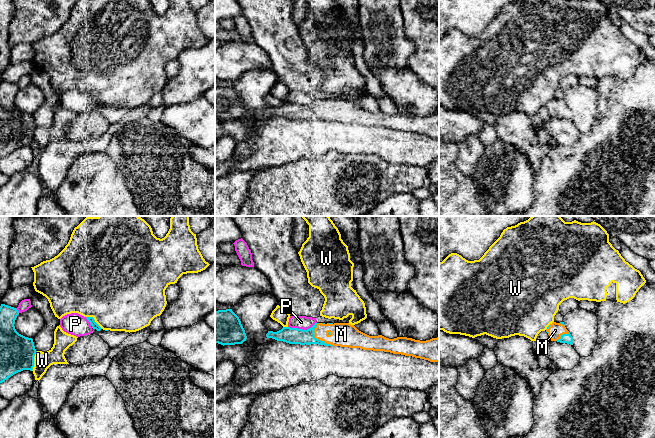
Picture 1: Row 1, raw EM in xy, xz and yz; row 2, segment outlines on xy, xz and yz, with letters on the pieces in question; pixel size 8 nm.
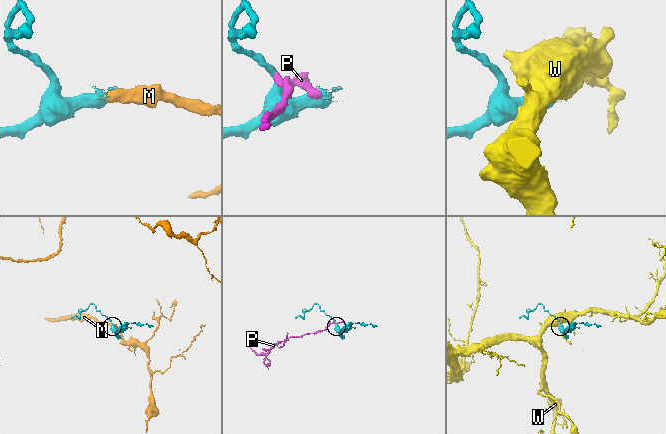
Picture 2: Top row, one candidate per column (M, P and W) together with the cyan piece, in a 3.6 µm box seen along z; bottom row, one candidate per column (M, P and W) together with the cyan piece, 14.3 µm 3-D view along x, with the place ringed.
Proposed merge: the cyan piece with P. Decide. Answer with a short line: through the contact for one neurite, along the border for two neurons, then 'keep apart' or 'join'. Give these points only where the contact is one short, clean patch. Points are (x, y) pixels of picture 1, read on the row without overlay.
keep apart

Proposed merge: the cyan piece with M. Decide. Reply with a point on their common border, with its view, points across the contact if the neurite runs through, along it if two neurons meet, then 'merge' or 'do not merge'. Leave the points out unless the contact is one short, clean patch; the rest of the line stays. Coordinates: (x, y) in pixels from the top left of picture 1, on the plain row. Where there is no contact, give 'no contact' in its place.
xz (317, 115) | merge

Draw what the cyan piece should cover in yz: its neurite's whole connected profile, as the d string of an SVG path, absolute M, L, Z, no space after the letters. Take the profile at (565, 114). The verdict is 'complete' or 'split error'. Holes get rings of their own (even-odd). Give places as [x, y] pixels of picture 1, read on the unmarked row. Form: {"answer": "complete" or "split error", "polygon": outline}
{"answer": "split error", "polygon": "M553 98L547 103L546 108L548 109L551 117L573 121L573 113L566 105L564 98Z"}

